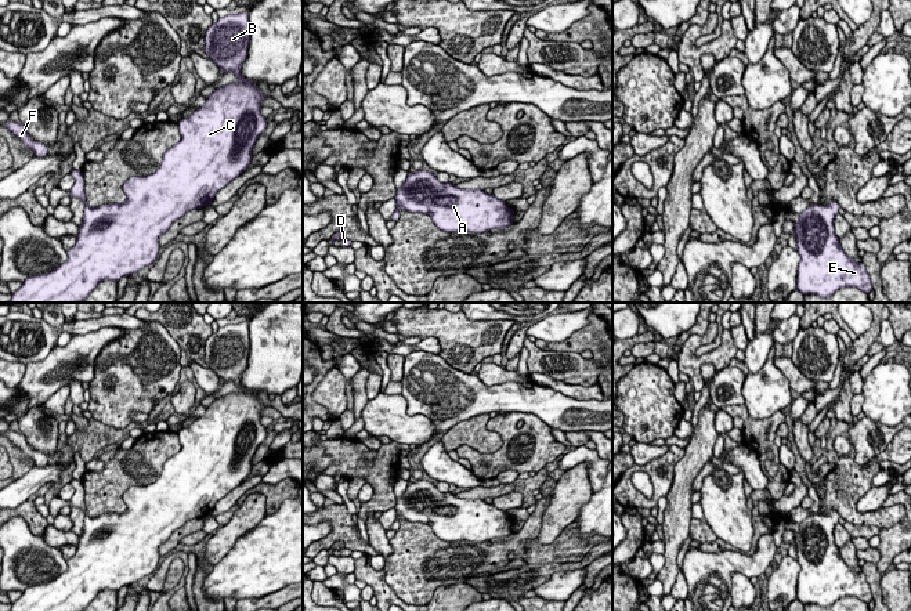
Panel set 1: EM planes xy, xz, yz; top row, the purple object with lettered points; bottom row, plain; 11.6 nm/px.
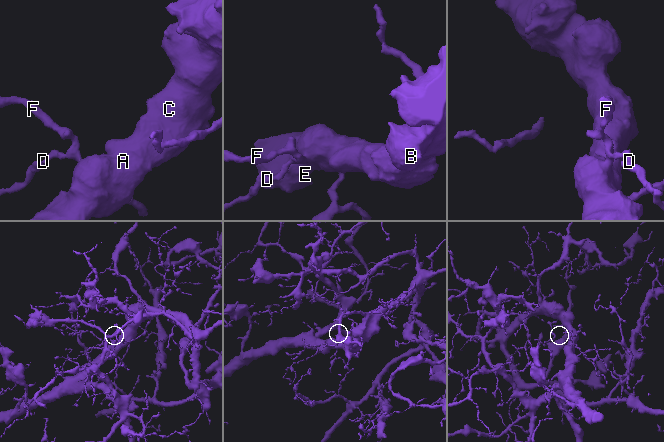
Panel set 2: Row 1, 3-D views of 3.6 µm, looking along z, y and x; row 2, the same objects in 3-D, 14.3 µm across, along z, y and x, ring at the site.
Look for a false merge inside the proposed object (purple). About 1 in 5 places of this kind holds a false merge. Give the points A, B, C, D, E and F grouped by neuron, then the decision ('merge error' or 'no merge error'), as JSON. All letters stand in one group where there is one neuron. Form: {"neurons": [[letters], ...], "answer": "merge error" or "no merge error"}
{"neurons": [["A", "B", "C", "D", "E", "F"]], "answer": "no merge error"}

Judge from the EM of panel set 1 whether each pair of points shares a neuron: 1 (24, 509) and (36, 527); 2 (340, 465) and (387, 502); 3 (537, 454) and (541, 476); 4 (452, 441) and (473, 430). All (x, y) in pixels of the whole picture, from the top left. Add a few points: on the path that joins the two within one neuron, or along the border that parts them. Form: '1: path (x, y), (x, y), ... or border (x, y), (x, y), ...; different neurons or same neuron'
1: path (28, 513), (36, 523); same neuron
2: path (354, 467), (365, 470), (383, 488); same neuron
3: border (545, 466), (535, 472), (528, 472); different neurons
4: path (458, 436), (467, 433); same neuron

